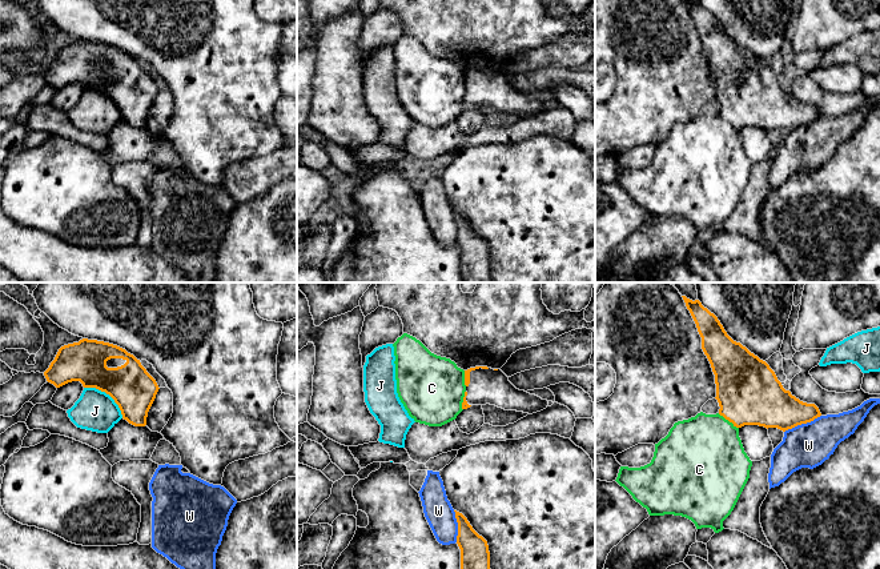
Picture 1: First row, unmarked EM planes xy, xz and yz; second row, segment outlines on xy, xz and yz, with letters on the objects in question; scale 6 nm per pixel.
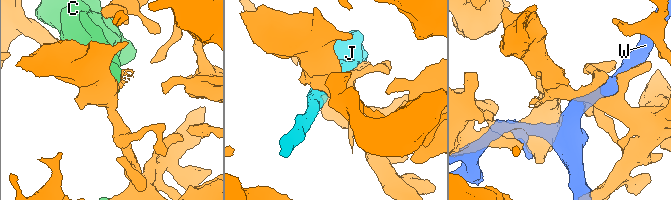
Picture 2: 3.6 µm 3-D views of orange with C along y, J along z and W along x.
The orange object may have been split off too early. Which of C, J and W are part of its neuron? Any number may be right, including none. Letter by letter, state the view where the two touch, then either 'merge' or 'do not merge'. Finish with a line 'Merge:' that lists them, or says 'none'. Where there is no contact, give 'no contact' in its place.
C: contact in yz; do not merge
J: contact in xy; do not merge
W: contact in yz; do not merge
Merge: none

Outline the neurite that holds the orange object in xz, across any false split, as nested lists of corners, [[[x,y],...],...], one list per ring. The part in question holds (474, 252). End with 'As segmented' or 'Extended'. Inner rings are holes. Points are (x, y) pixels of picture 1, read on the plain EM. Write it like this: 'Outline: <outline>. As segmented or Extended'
Outline: [[[457,213],[457,245],[461,251],[461,275],[465,283],[494,283],[490,271],[487,243],[479,237],[467,220]]]. As segmented

